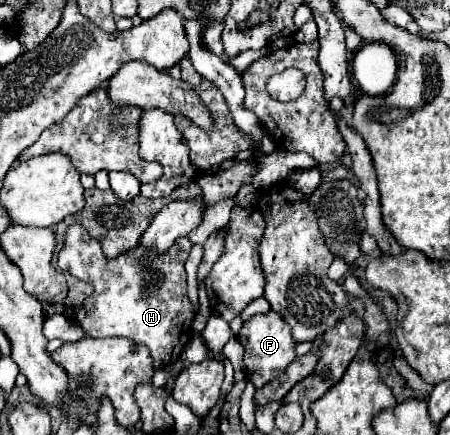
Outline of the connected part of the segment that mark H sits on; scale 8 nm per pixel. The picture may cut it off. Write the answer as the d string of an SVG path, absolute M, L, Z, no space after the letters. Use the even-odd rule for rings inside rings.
M71 224L65 248L59 252L59 268L93 284L93 294L83 302L85 318L79 318L87 336L131 338L151 350L155 368L165 368L171 366L171 362L177 362L183 346L191 340L191 322L195 318L195 308L187 296L187 272L183 268L189 250L189 238L179 238L165 252L137 244L127 254L109 260L95 238L91 238L79 224Z

